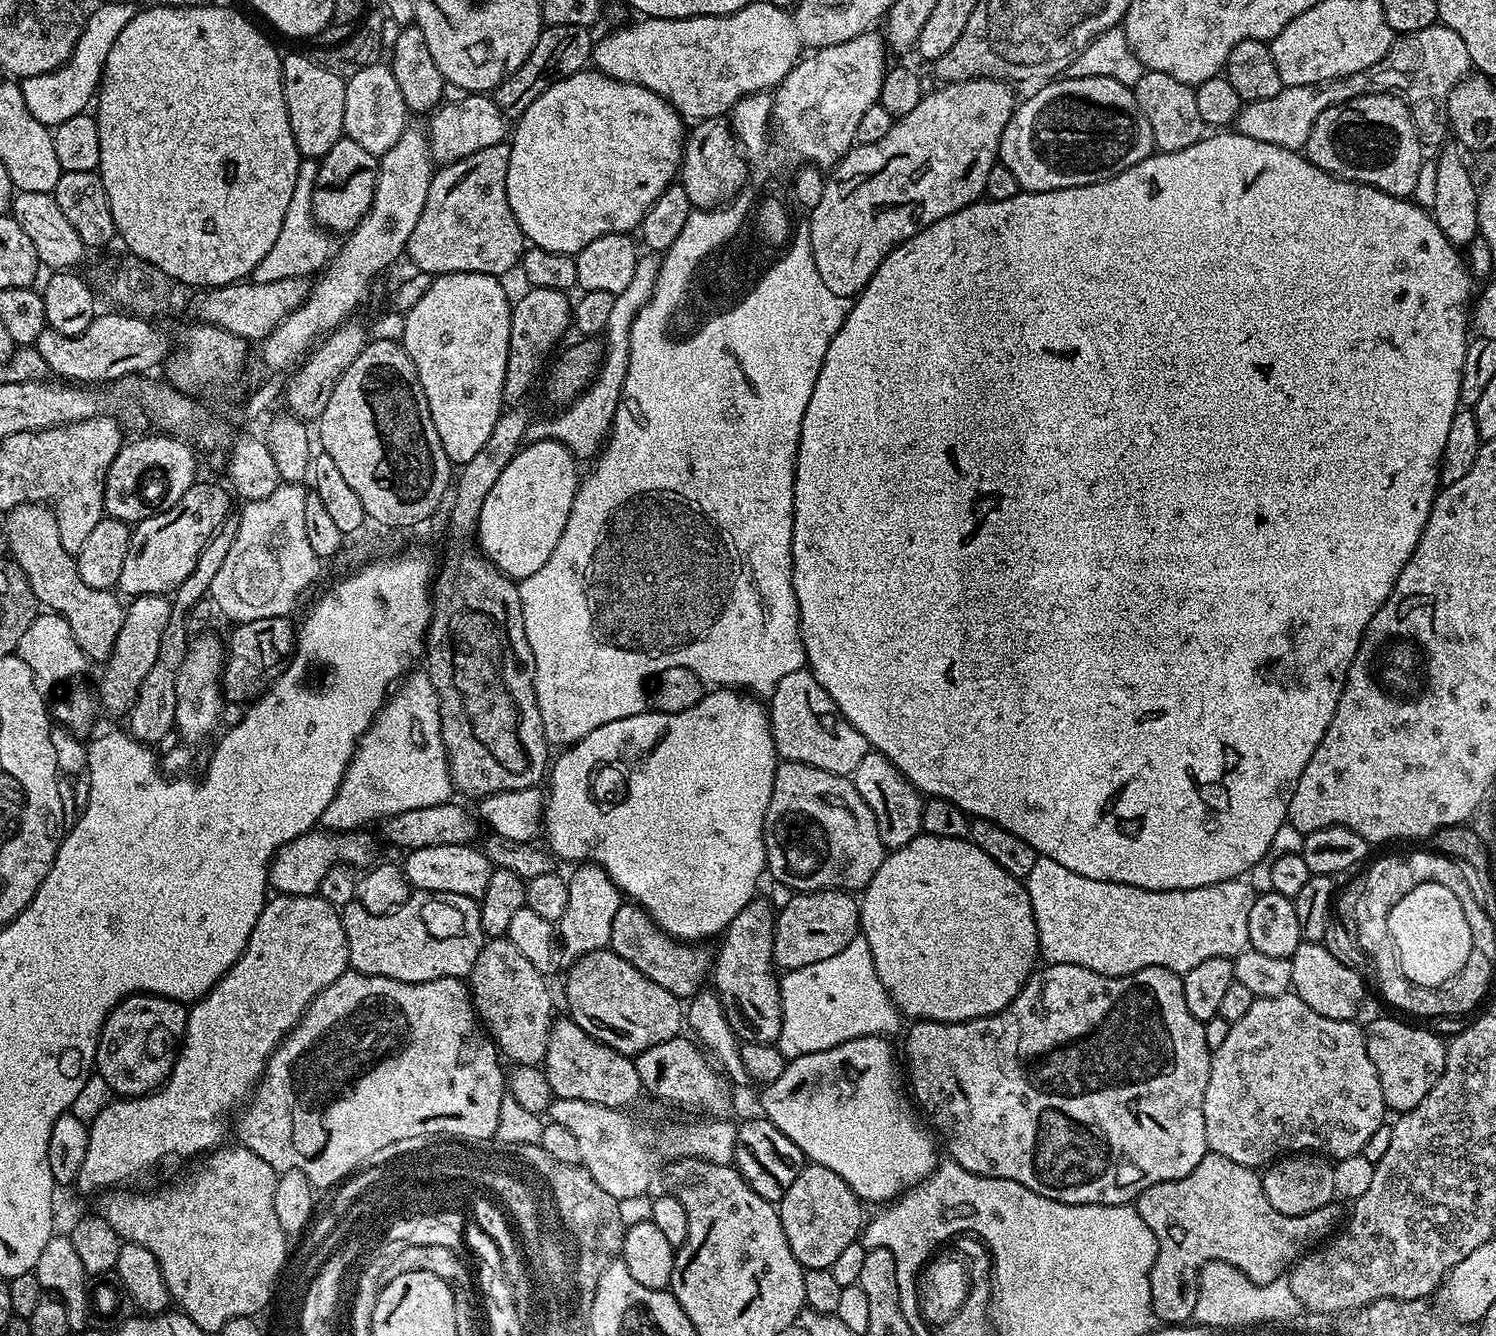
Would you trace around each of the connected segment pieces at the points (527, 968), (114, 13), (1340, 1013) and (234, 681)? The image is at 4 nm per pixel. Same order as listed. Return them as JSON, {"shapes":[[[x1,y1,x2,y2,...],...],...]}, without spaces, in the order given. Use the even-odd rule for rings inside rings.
{"shapes":[[[506,936,491,937,485,941,468,977,469,991,472,994,477,1015,492,1037,493,1043,507,1061,510,1059,511,1063,521,1067,535,1067,544,1061,554,1018,552,996,545,980,547,980,545,975,538,971,536,966,531,965]],[[106,2,94,9,92,14,85,17,75,48,70,59,62,67,56,68,49,76,27,77,21,88,26,98,27,109,38,122,49,128,55,128,68,118,81,115,93,101,100,81,103,79,106,58,110,49,117,41,118,35,136,16,137,5,130,2],[46,88,52,88,52,96,42,93]],[[1304,942,1290,957,1292,988,1310,1010,1335,1020,1355,1021,1364,1000,1364,980,1348,964,1343,964,1334,953,1320,942]],[[283,616,266,618,250,622,246,626,247,630,236,630,240,632,234,633,232,645,230,643,227,645,226,659,222,669,222,696,225,701,233,700,234,703,244,706,257,700,266,691,266,684,263,684,263,680,267,681,273,675,272,668,281,667,293,643,294,624,292,628,290,621,291,619],[280,659,282,659,281,664]]]}

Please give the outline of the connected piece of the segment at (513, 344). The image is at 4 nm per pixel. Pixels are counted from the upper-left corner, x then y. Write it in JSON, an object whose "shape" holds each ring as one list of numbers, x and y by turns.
{"shape":[[529,287,524,296,512,304,510,322,510,350,506,358,506,378,504,379,504,402,516,406,520,399,532,388,540,367,548,355,553,355,552,347,567,334,572,324,572,305,569,293,545,288]]}

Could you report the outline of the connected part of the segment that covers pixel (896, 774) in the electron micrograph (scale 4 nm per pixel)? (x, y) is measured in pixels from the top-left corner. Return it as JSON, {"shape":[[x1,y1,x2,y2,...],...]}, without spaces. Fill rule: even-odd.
{"shape":[[869,750,852,771,850,779,862,796,862,802,870,806,878,822,878,838,882,838,885,849,901,848,921,835,925,797,881,752]]}

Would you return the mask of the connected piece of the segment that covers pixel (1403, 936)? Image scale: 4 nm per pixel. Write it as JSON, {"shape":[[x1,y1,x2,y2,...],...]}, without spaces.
{"shape":[[1435,882,1414,886,1414,890,1410,890,1410,894,1406,894,1406,898,1402,898,1402,902,1390,910,1388,929,1398,950,1402,974,1406,974,1410,982,1427,988,1437,988,1442,982,1454,978,1454,974,1466,966,1466,958,1470,958,1473,951,1470,925,1466,922,1466,914,1462,914,1462,902,1458,902,1458,898,1446,890,1446,886]]}

